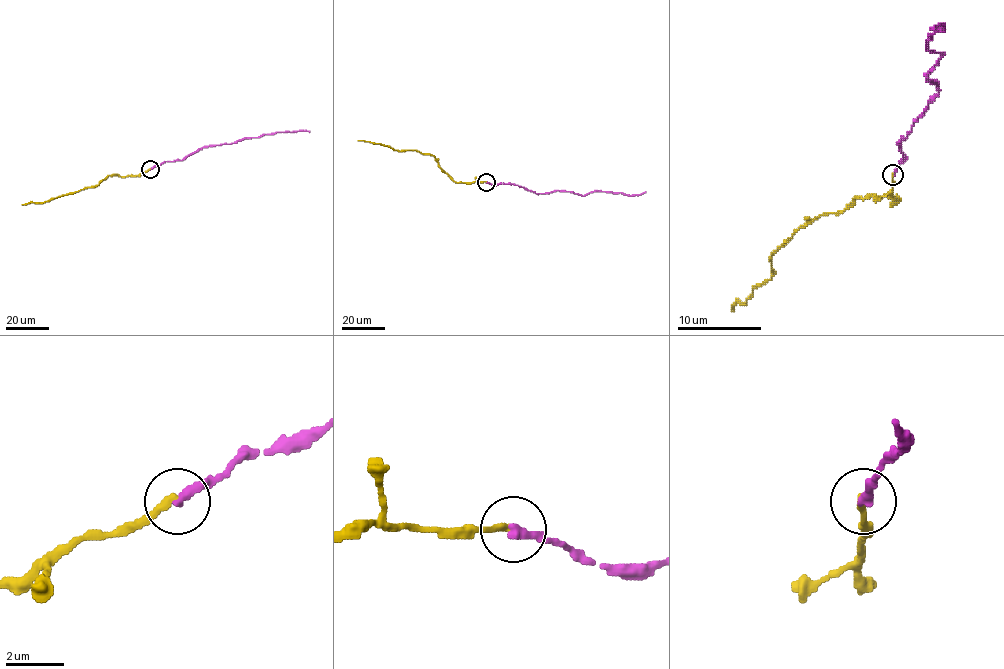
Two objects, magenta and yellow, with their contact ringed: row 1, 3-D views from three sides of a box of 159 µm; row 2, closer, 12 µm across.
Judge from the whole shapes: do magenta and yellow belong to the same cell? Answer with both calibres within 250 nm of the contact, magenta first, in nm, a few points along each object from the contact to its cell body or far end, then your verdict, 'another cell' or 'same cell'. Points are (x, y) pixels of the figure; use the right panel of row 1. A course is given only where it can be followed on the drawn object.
380 nm thick on the magenta side, 280 nm on the other; magenta runs (892, 175), (896, 144), (938, 94), (926, 75), (944, 54), (928, 40), (944, 27), (930, 29); yellow runs (892, 173), (896, 202), (890, 196), (855, 198), (842, 211), (815, 217), (771, 255), (773, 273), (732, 311); another cell

